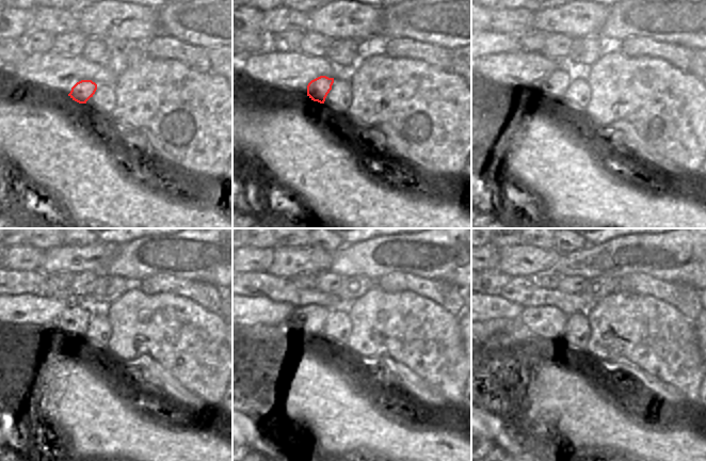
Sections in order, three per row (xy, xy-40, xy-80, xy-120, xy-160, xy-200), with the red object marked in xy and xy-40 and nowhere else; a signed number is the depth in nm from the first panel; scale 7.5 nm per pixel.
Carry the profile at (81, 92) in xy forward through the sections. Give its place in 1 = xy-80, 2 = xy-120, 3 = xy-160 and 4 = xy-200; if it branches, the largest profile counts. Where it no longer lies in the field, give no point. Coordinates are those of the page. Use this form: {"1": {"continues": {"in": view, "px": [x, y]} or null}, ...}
{"1": {"continues": {"in": "xy-80", "px": [554, 86]}}, "2": {"continues": {"in": "xy-120", "px": [74, 321]}}, "3": {"continues": {"in": "xy-160", "px": [310, 320]}}, "4": {"continues": {"in": "xy-200", "px": [546, 323]}}}

